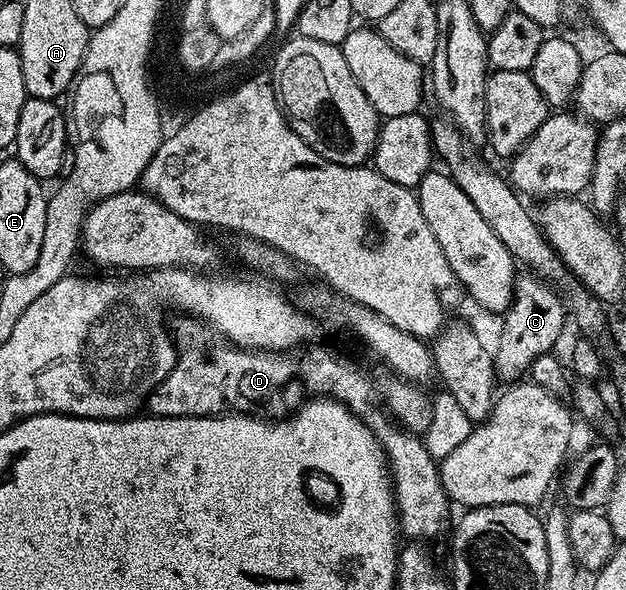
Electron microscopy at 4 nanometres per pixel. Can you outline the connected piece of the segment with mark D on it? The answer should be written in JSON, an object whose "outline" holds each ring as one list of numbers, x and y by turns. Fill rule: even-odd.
{"outline":[[177,317,171,323,171,338,177,348,177,363,169,376,149,394,150,415,207,417,230,413,256,413,270,421,293,414,310,397,332,397,358,415,377,436,385,450,397,500,399,531,406,540,433,539,445,527,451,500,441,485,438,460,425,448,424,438,405,430,382,408,379,391,353,363,329,347,302,345,291,351,250,351,236,347,207,323,192,317]]}

